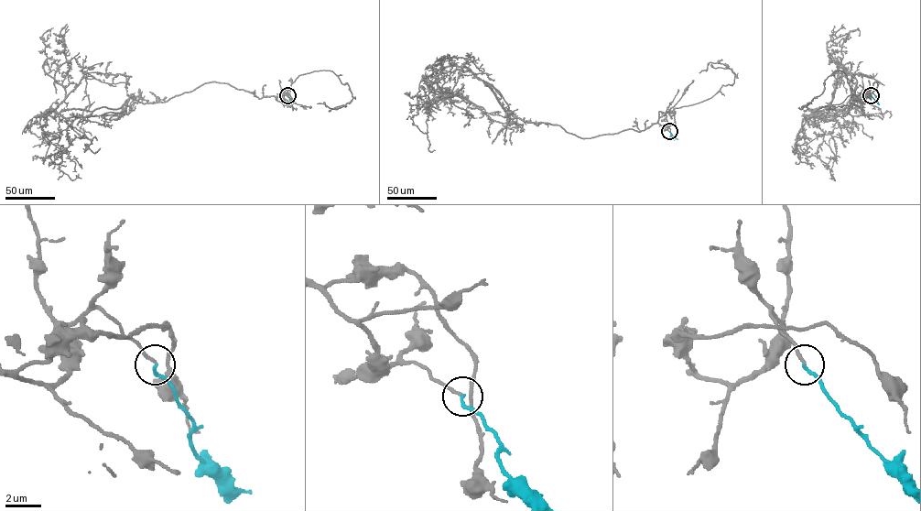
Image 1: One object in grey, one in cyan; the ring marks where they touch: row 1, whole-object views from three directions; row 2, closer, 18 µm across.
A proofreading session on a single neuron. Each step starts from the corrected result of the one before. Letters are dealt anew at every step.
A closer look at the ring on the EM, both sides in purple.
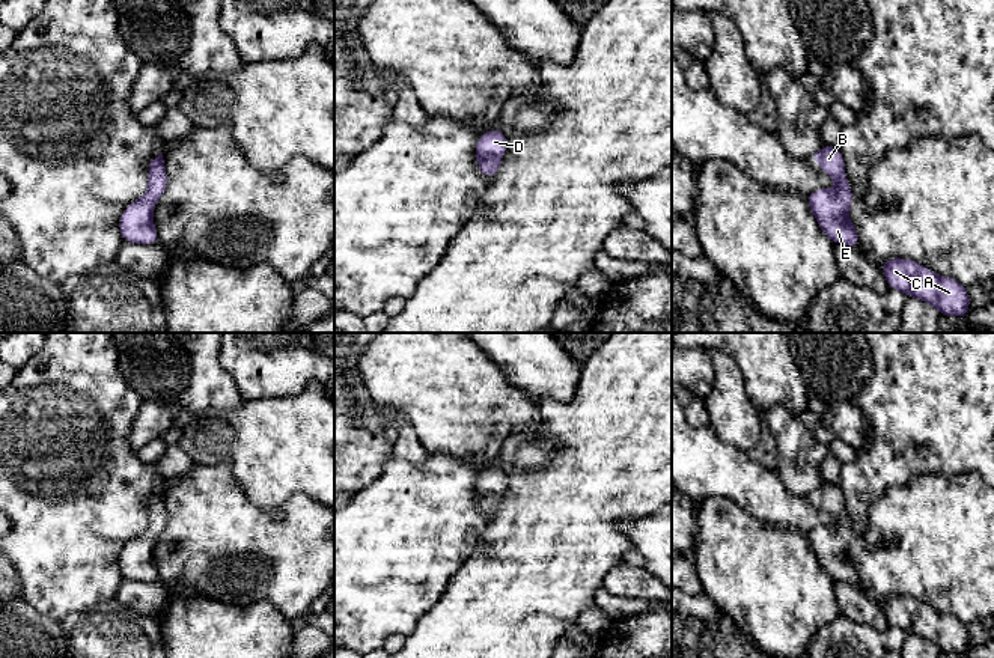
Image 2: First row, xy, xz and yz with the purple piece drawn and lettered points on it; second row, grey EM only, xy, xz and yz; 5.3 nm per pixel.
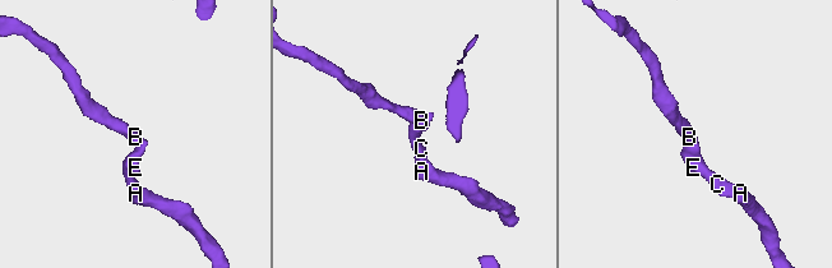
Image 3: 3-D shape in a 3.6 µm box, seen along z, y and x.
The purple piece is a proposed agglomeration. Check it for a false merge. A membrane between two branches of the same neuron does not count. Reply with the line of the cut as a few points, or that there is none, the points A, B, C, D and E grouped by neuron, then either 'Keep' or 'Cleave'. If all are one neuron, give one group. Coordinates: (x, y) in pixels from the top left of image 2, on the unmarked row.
No split. Groups: A B C D E. Keep

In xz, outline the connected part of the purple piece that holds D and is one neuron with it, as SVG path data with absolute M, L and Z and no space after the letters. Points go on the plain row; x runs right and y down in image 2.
M486 467L477 477L474 492L482 512L492 515L508 486L508 476L500 467Z

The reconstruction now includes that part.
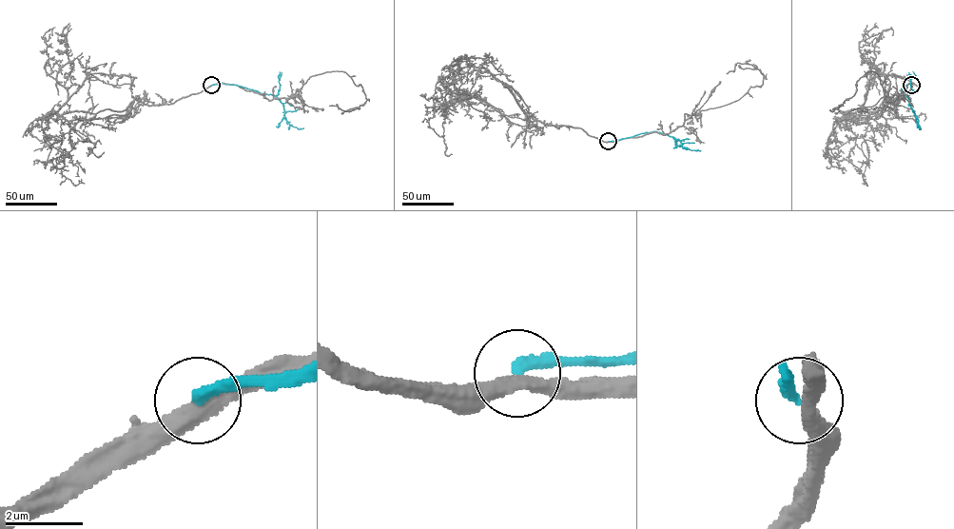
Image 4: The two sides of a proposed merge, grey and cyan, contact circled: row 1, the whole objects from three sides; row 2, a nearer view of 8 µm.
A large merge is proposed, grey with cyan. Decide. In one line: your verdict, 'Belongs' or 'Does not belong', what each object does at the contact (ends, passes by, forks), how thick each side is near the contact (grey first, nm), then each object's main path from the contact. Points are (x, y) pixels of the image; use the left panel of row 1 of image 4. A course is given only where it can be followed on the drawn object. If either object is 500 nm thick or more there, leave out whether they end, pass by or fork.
Does not belong. At the ring grey passes by. At the ring cyan ends. Thickness 400 nm (grey) against 280 nm. Course of grey: (211, 86), (170, 104), (148, 106), (134, 99), (123, 111), (59, 115), (88, 68), (93, 107), (86, 120). Course of cyan: (211, 86), (237, 85), (275, 95), (282, 104), (286, 121), (298, 128), (303, 127)

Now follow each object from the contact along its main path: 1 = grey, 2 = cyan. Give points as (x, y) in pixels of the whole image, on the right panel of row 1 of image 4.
1: (911, 86), (894, 106), (840, 111), (861, 107), (874, 68), (899, 120)
2: (911, 86), (905, 85), (902, 92), (909, 100), (920, 127)

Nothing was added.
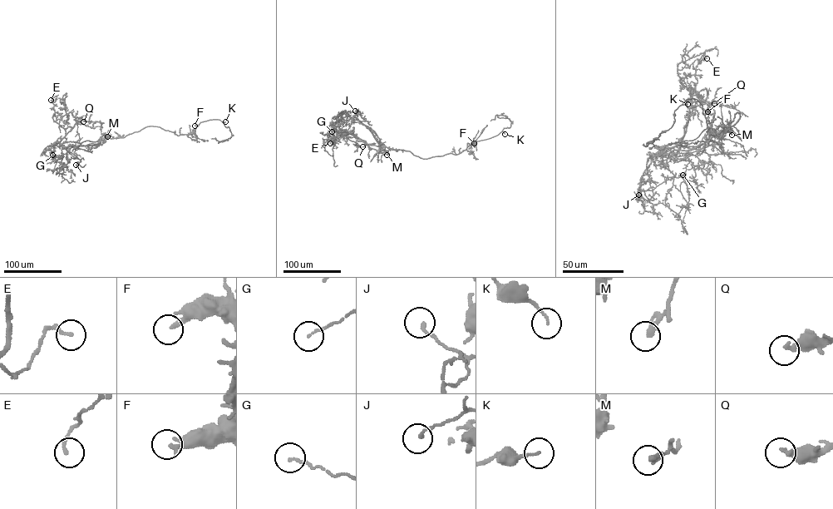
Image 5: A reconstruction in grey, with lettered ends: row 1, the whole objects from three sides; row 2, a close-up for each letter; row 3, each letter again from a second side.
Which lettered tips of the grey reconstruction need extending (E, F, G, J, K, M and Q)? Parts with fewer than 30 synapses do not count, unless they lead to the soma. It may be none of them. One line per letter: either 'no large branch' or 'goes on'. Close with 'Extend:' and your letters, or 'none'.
E: no large branch
F: no large branch
G: no large branch
J: no large branch
K: no large branch
M: no large branch
Q: no large branch
Extend: none

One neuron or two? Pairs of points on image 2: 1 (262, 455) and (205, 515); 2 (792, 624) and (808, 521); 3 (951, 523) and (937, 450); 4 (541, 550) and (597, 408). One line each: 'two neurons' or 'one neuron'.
1: two neurons
2: two neurons
3: two neurons
4: one neuron

